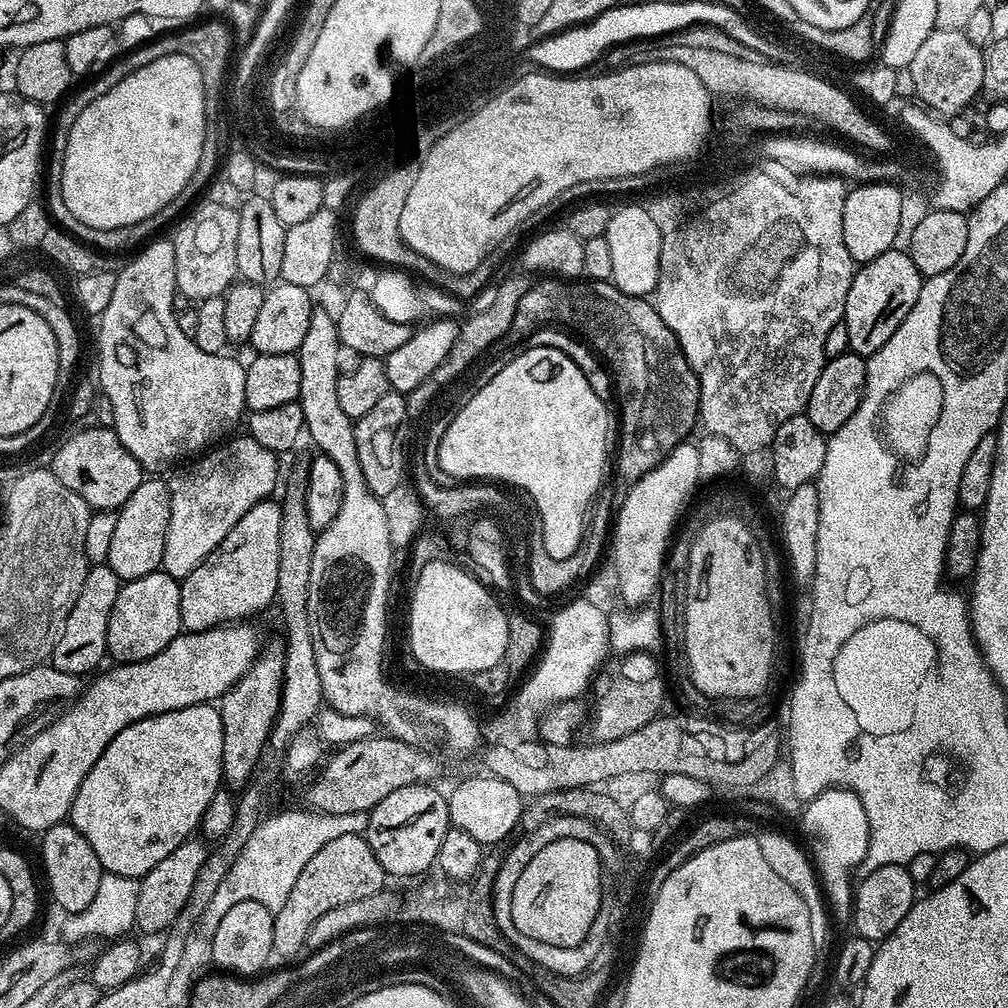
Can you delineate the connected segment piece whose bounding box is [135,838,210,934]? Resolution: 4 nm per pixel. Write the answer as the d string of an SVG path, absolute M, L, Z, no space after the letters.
M190 838L174 854L162 858L154 870L150 870L139 881L138 906L136 907L137 929L141 928L144 934L164 934L169 927L175 925L179 912L187 905L190 890L194 887L195 879L198 878L199 868L208 858L210 848L203 839Z

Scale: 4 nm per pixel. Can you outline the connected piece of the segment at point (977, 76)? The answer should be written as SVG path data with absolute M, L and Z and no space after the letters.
M950 29L933 31L919 47L910 67L912 88L920 95L919 103L940 118L958 115L976 95L981 95L984 86L981 45L964 35L968 34Z

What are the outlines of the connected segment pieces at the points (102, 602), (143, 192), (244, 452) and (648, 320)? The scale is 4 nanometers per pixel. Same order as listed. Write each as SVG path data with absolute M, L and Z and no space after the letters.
M107 562L89 567L86 582L82 582L82 591L78 594L78 602L74 602L74 610L70 610L52 651L51 667L81 678L87 677L87 672L95 673L101 667L99 664L106 660L108 651L106 626L110 626L110 610L114 610L114 598L118 598L121 583L118 574L110 570Z
M186 54L154 58L154 62L142 66L142 70L126 74L126 78L122 78L118 86L106 90L102 98L94 98L94 102L78 114L74 126L70 126L60 179L66 210L70 210L78 222L98 230L134 226L158 214L158 210L174 202L174 198L182 194L186 182L194 178L202 153L203 134L200 67L186 58Z
M247 434L231 440L185 463L176 470L181 472L173 471L173 476L167 477L170 530L166 530L162 570L175 580L182 581L188 577L217 548L222 538L234 530L234 522L238 522L238 518L242 518L250 506L269 499L275 488L277 491L281 479L280 468L276 465L277 453L266 450L266 446L258 446L258 442Z
M563 278L537 279L534 283L532 283L526 294L519 299L518 308L514 313L513 322L508 328L507 335L511 338L513 337L516 340L520 340L520 342L527 341L528 337L532 336L536 332L540 331L541 328L545 327L544 318L548 318L548 316L556 316L556 318L558 318L558 314L560 314L560 308L556 308L556 310L554 310L556 314L552 314L552 312L550 312L550 308L546 310L546 302L552 302L552 300L554 300L554 304L556 304L556 306L562 306L562 314L560 314L560 316L566 316L566 314L564 314L564 312L566 312L564 308L568 308L568 304L570 304L570 298L574 298L574 296L576 296L576 310L578 310L578 306L582 308L582 304L578 304L578 298L582 298L582 300L586 302L586 304L584 304L584 306L586 306L586 308L584 308L584 310L586 310L586 312L584 312L584 320L582 320L582 324L576 324L576 326L578 326L578 330L576 331L575 335L579 337L583 343L587 344L588 347L596 353L597 357L603 358L606 361L607 367L610 369L612 374L612 379L614 381L614 392L618 397L618 400L620 396L620 449L618 449L617 452L615 449L614 466L620 470L620 484L628 484L629 486L634 487L634 485L640 479L642 479L644 475L649 474L649 472L654 470L655 467L658 467L658 465L662 463L662 461L666 459L667 456L670 455L679 444L685 443L685 441L691 437L688 435L691 434L692 427L697 427L698 421L700 419L700 383L694 374L694 370L690 366L690 362L686 362L686 354L680 349L678 338L674 338L674 334L670 330L670 326L666 326L666 322L662 322L662 318L658 318L655 307L653 307L653 305L649 303L647 299L638 296L631 296L622 290L618 290L615 284L607 280L594 280L594 316L592 316L592 312L588 312L588 310L592 310L592 308L590 308L590 300L588 300L588 290L580 288L580 278L575 280L566 280Z

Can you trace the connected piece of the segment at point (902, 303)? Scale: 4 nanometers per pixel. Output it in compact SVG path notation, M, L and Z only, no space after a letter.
M899 247L859 265L852 273L850 294L846 294L842 321L846 326L846 334L850 334L849 349L858 356L873 356L888 341L890 334L902 326L914 302L918 302L921 283L918 266L914 266L911 256Z

